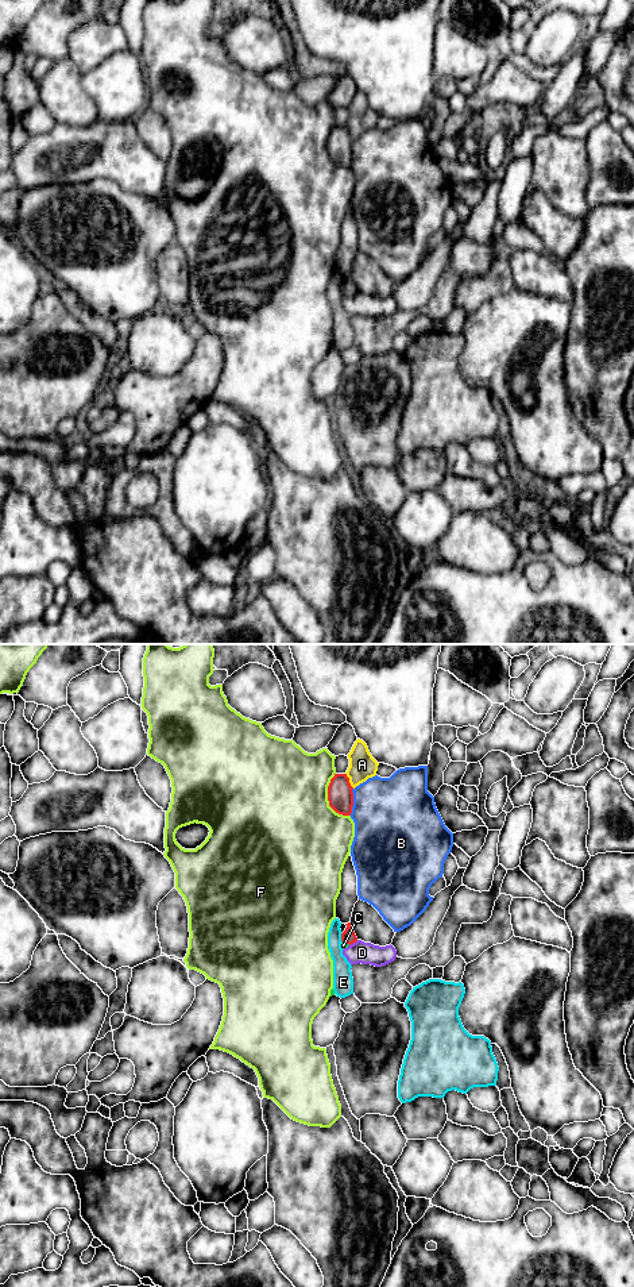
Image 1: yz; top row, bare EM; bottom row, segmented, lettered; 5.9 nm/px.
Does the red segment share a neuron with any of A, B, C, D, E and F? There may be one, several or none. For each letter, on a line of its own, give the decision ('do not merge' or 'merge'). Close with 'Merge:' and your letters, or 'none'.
A: do not merge
B: do not merge
C: do not merge
D: do not merge
E: do not merge
F: do not merge
Merge: none

